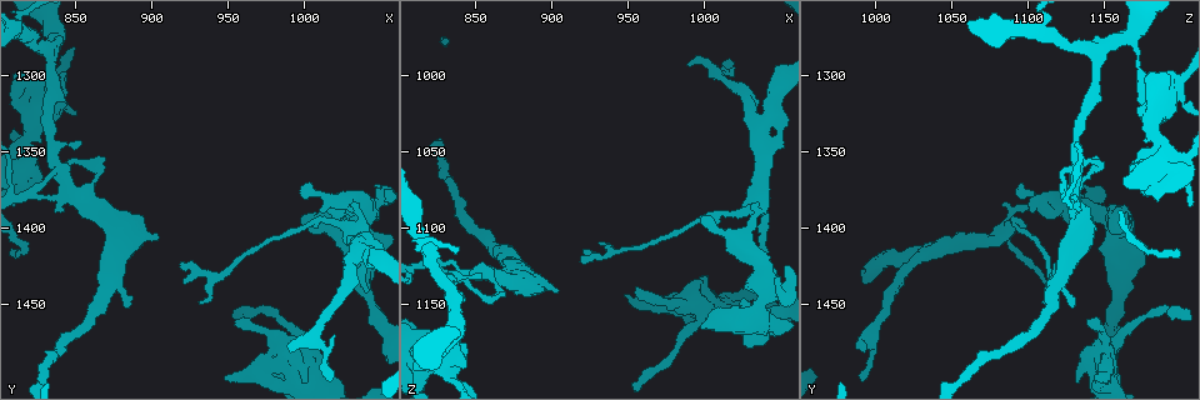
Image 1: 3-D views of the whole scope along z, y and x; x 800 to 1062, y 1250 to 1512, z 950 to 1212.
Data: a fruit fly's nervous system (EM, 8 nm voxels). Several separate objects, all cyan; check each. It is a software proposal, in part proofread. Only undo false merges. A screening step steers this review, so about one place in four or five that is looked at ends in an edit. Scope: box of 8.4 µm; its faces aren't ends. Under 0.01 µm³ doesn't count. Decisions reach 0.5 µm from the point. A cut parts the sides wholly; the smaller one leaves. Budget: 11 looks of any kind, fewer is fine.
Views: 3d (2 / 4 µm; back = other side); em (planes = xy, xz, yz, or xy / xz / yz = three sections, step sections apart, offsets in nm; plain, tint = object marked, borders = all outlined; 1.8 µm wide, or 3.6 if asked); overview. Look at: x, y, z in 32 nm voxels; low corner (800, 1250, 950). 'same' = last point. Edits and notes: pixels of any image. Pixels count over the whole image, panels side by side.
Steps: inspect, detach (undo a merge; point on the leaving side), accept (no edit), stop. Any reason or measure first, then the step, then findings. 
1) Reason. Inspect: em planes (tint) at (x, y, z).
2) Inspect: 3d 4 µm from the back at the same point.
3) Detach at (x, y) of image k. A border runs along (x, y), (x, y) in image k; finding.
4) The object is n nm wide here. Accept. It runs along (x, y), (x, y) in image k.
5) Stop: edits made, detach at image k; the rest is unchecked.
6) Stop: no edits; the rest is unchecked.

Narrows sharply. Inspect: em planes (plain) at (818, 1340, 1184).

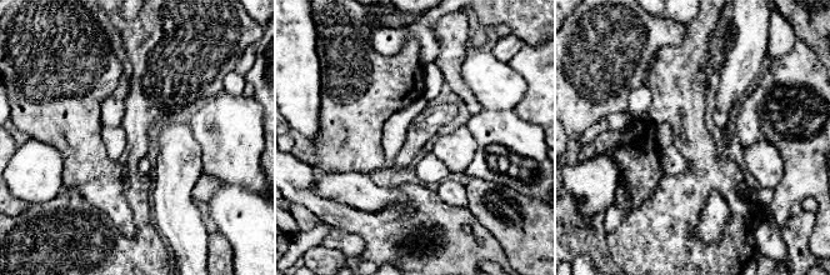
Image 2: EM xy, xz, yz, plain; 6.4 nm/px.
Inspect: em planes (tint) at the same point.

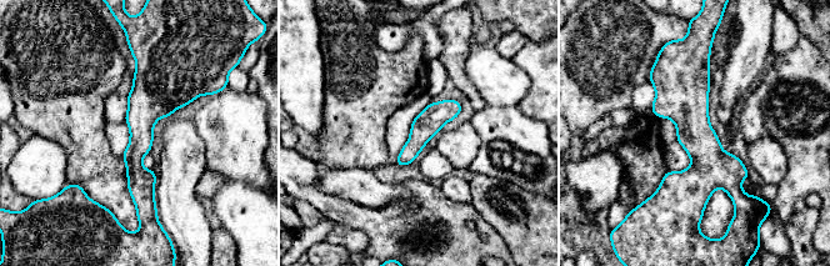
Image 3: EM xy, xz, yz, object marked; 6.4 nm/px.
Accept. It runs along (693, 60), (700, 210) in image 3; one neuron here.

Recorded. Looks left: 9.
A fork. Inspect: 3d 2 µm at (878, 1400, 1136).

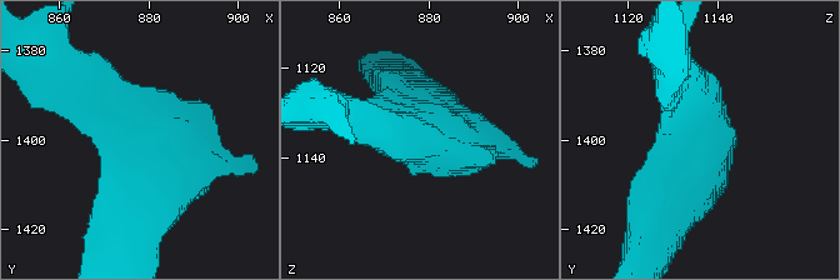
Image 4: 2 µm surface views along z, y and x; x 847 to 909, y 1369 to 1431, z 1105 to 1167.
Need the tissue. Inspect: em planes (tint) at (879, 1401, 1135).

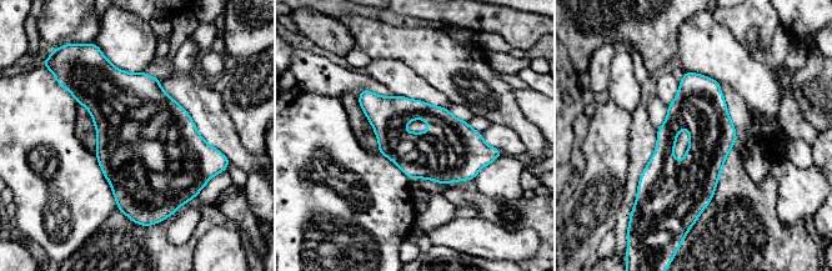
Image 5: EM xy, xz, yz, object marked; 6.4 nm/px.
Accept. One neuron here.

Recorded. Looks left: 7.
Sharp bend. Inspect: 3d 4 µm at (1042, 1390, 1142).

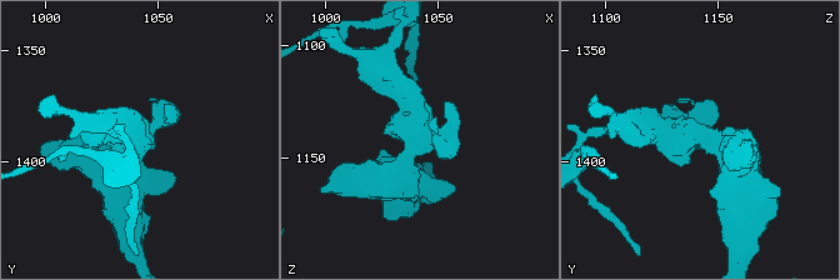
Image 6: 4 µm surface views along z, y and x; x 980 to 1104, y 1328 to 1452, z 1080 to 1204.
Inspect: em 3.6 µm planes (tint) at (1042, 1389, 1141).

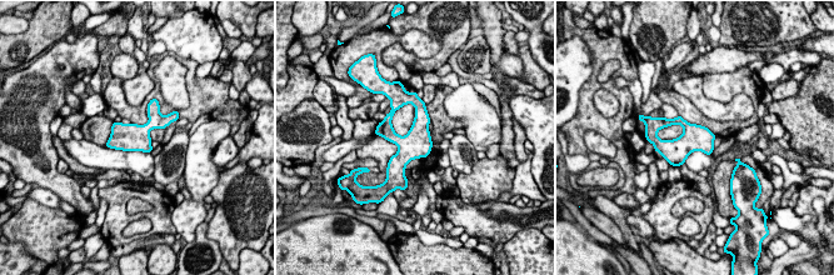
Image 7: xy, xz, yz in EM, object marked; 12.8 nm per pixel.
Accept. All the same neuron.

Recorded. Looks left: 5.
Sharp bend. Inspect: 3d 2 µm at (1006, 1470, 1000).

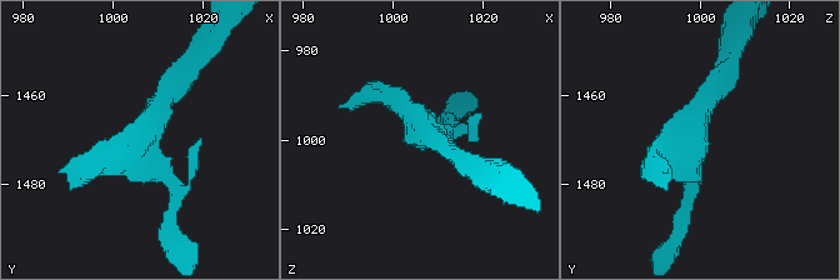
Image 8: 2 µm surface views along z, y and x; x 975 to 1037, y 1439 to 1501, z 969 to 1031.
Inspect: em xz step 4 (tint) at (1007, 1470, 999).

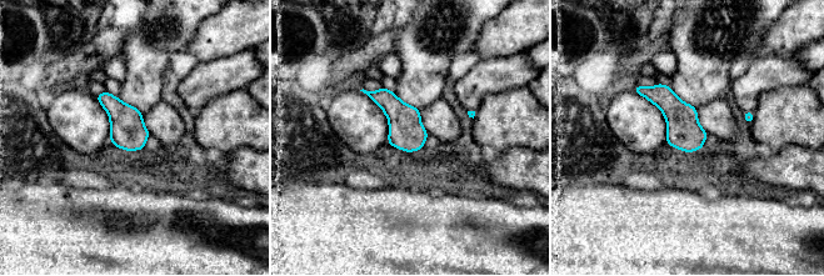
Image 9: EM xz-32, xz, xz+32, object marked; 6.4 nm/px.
Accept. One neuron here.

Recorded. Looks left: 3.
Calibre changes. Inspect: 3d 2 µm from the back at (1036, 1416, 1032).

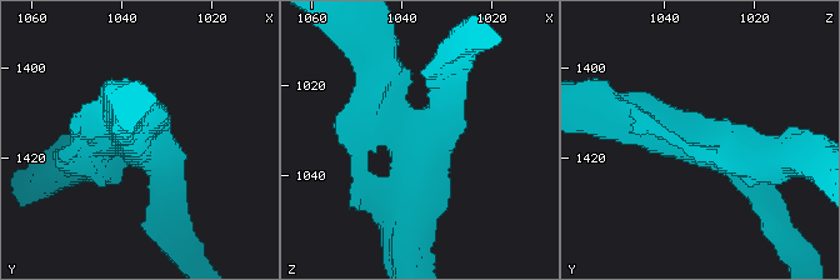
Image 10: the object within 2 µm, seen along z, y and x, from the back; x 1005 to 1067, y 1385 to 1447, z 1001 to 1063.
3 arms meet here; the arms are 220, 280, 300 nm wide; now the EM. Inspect: em xz step 16 (tint) at (1036, 1416, 1033).

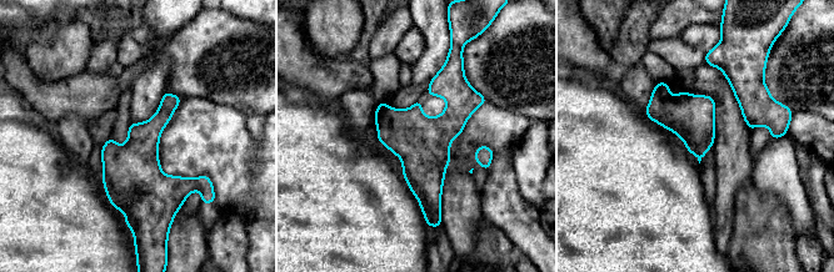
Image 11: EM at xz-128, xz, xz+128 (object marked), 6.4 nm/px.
Accept. One neuron here.

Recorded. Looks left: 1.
Stop: no edits; the rest is unchecked.

